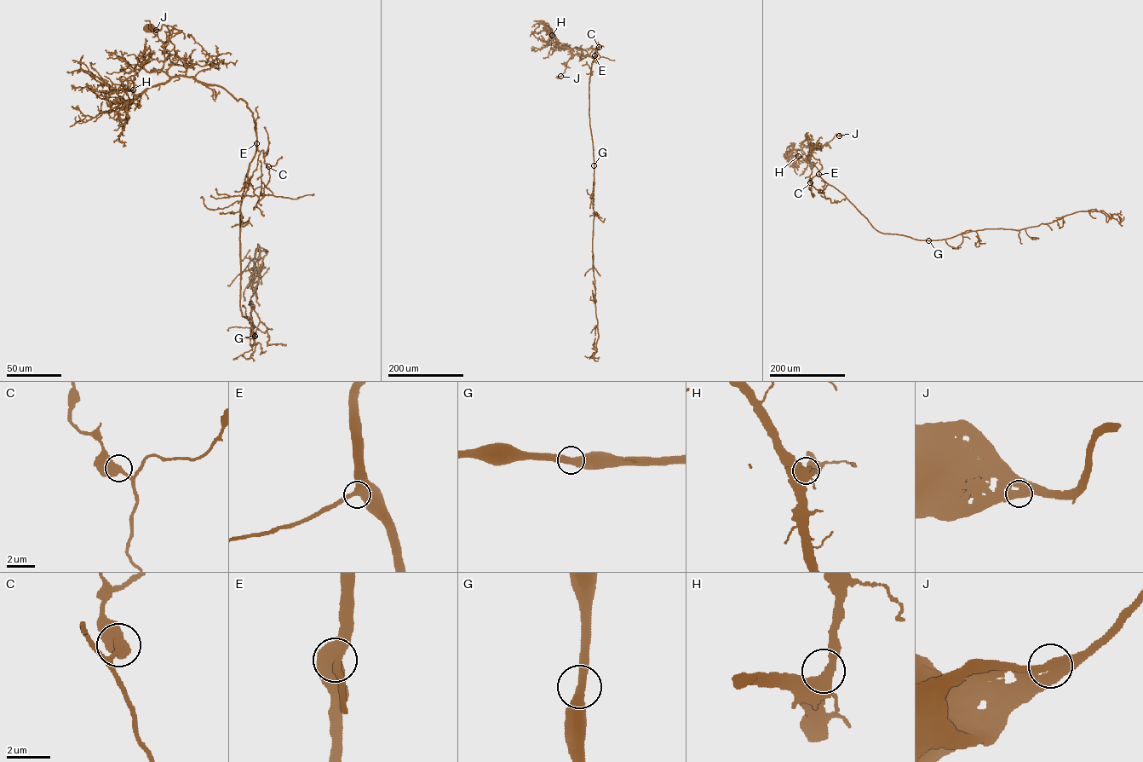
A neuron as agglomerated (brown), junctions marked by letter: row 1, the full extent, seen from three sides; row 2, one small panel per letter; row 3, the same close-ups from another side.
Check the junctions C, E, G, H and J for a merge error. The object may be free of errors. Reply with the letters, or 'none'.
none

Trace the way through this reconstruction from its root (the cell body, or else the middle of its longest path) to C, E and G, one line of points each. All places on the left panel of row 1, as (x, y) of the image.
C: (147, 27), (168, 28), (175, 54), (188, 65), (186, 76), (222, 86), (246, 103), (268, 166)
E: (147, 27), (168, 28), (175, 54), (188, 65), (186, 76), (222, 86), (246, 103), (252, 112), (256, 143)
G: (147, 27), (168, 28), (186, 76), (222, 86), (252, 112), (240, 308), (255, 336)

